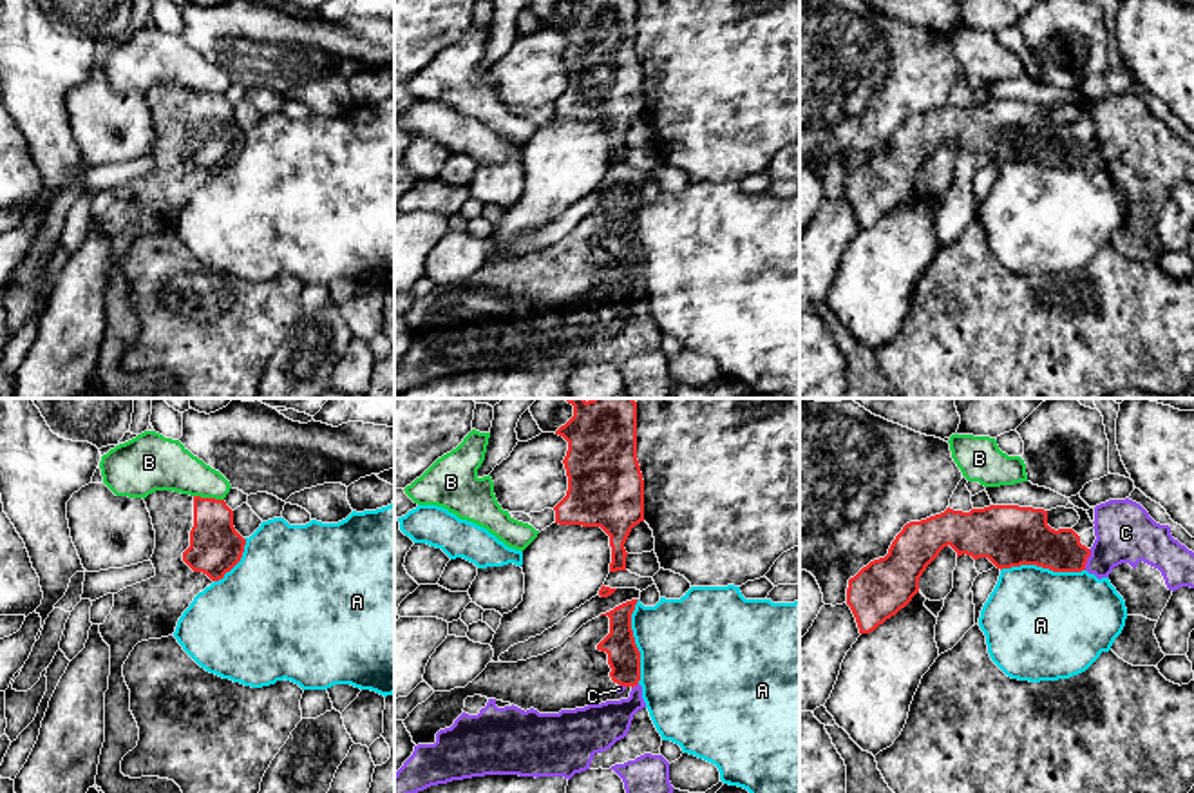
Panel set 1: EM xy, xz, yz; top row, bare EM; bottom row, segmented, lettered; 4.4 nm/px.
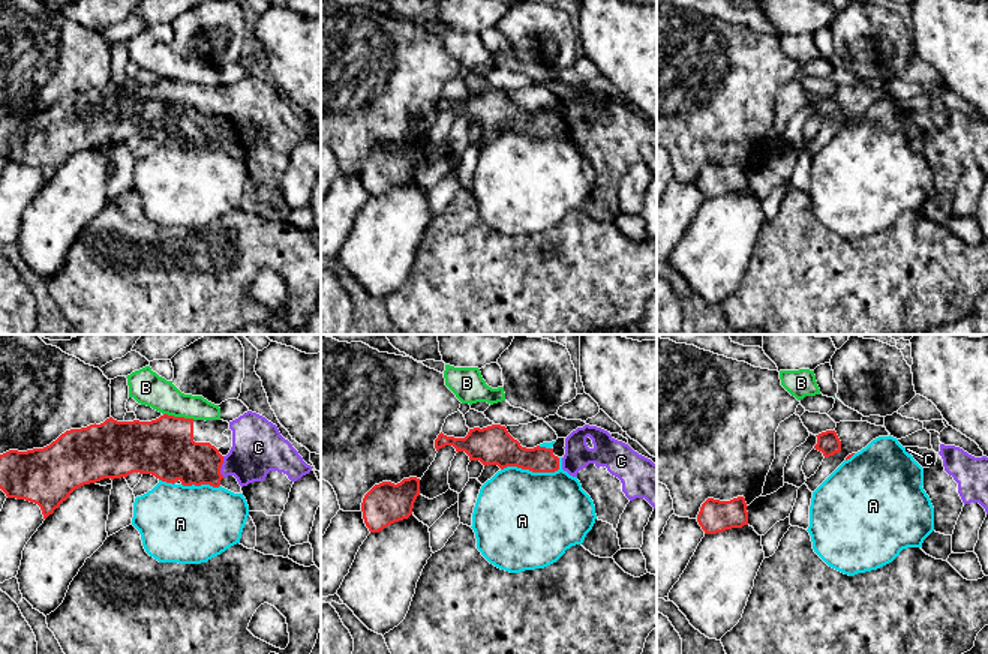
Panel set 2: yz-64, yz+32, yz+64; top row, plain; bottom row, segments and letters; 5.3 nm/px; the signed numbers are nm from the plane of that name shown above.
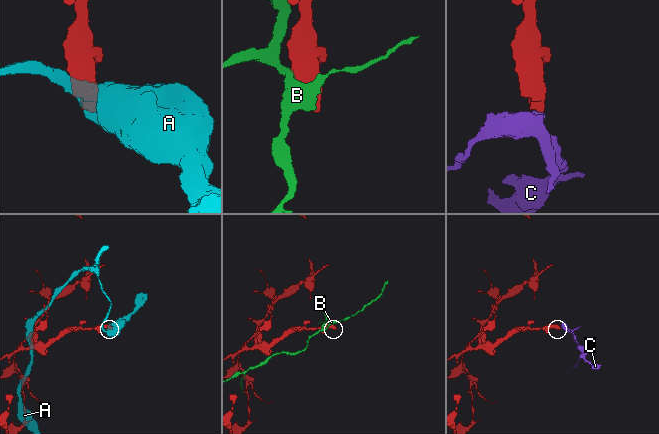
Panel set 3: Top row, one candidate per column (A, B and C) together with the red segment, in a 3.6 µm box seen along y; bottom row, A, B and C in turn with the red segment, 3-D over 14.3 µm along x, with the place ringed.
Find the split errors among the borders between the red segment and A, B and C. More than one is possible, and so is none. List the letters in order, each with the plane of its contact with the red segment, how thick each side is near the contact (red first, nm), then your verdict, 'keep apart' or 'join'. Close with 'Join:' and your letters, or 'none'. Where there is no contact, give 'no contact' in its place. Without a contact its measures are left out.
A: meets red in xz; 140 nm thick on the red side, 440 nm on the other; keep apart
B: meets red in xy; 240 nm thick on the red side, 220 nm on the other; keep apart
C: meets red in yz; 200 nm thick on the red side, 260 nm on the other; join
Join: C

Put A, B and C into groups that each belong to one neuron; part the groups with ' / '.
A / B / C

